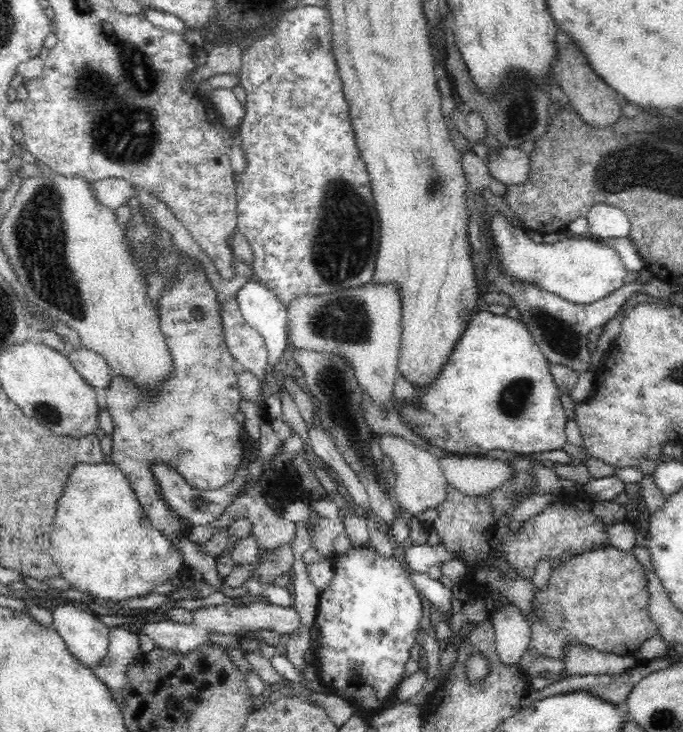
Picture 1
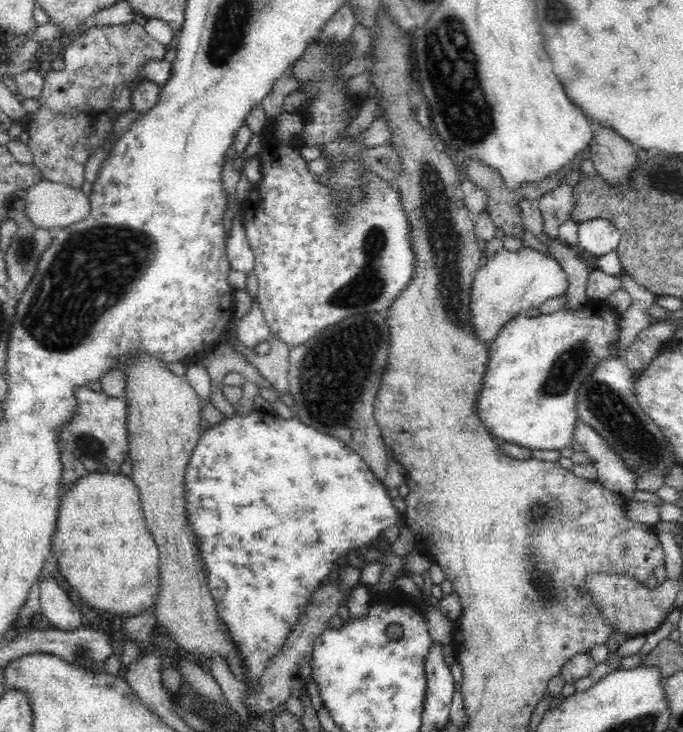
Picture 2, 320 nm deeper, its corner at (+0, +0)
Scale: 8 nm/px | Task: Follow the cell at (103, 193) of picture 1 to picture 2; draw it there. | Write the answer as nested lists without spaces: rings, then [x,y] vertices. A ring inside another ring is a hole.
[[[42,180],[26,191],[24,217],[38,229],[48,229],[52,233],[77,223],[90,214],[88,197],[81,189],[73,189],[62,183]]]

